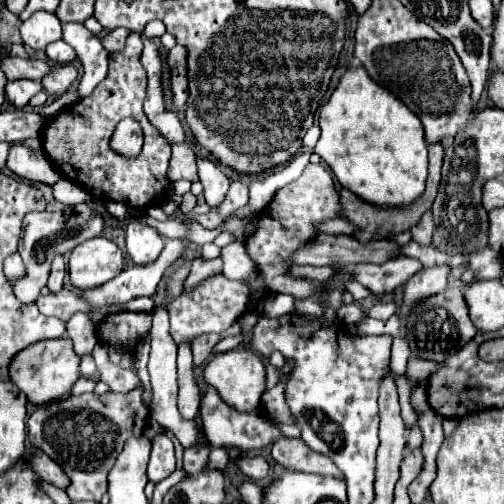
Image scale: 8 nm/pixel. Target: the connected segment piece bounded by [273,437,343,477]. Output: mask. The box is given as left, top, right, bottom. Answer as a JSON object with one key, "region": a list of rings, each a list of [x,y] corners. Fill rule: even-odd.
{"region":[[[293,437],[277,439],[277,443],[273,443],[273,459],[289,471],[343,477],[329,457],[317,455],[317,451],[305,447],[303,439],[293,439]]]}

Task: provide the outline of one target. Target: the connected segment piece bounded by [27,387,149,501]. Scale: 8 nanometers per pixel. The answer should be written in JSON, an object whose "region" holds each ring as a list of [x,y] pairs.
{"region":[[[143,387],[121,395],[121,393],[105,393],[105,395],[95,395],[95,393],[83,393],[83,395],[69,395],[65,399],[57,399],[45,407],[39,407],[27,421],[29,429],[29,439],[31,443],[45,451],[53,461],[57,461],[63,471],[69,475],[71,485],[67,489],[67,495],[71,501],[99,501],[103,493],[107,491],[107,473],[113,467],[117,455],[121,453],[125,441],[129,437],[135,437],[143,433],[143,423],[147,423],[147,409],[141,407],[141,391]]]}

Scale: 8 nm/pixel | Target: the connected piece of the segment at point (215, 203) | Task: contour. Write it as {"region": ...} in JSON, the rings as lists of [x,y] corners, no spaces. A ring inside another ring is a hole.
{"region":[[[197,159],[197,169],[199,169],[199,181],[205,187],[205,201],[211,207],[211,211],[207,213],[209,219],[203,219],[203,227],[215,229],[225,221],[219,215],[219,207],[229,191],[229,177],[223,173],[223,167],[211,159]]]}

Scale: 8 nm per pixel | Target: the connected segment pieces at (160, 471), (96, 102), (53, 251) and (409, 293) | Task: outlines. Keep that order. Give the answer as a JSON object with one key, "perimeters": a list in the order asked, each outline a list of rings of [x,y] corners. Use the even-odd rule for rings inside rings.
{"perimeters":[[[[157,433],[153,439],[153,451],[147,467],[147,477],[151,483],[159,483],[175,471],[173,443],[165,433]]],[[[131,31],[127,35],[125,47],[109,55],[109,73],[93,89],[93,95],[79,99],[77,103],[61,109],[57,115],[49,117],[41,133],[41,143],[47,159],[63,173],[67,179],[85,187],[95,199],[121,201],[131,207],[149,207],[151,201],[163,199],[169,191],[167,165],[171,155],[171,145],[151,127],[147,115],[143,113],[143,99],[147,87],[147,73],[139,63],[143,51],[143,39],[139,33]],[[123,117],[135,117],[141,123],[145,143],[137,159],[123,159],[113,153],[109,139]]],[[[87,203],[67,207],[63,211],[41,211],[41,213],[25,215],[19,253],[27,267],[27,277],[21,281],[11,281],[15,287],[17,299],[21,299],[23,303],[33,303],[39,297],[41,289],[47,285],[49,267],[51,267],[53,259],[57,255],[67,255],[77,245],[101,235],[101,231],[103,231],[103,215],[93,211]]],[[[437,265],[437,267],[425,267],[417,275],[413,275],[413,279],[409,279],[405,285],[405,299],[403,299],[401,317],[405,317],[409,307],[413,303],[417,303],[421,297],[441,293],[447,287],[449,271],[451,271],[449,265]]]]}

